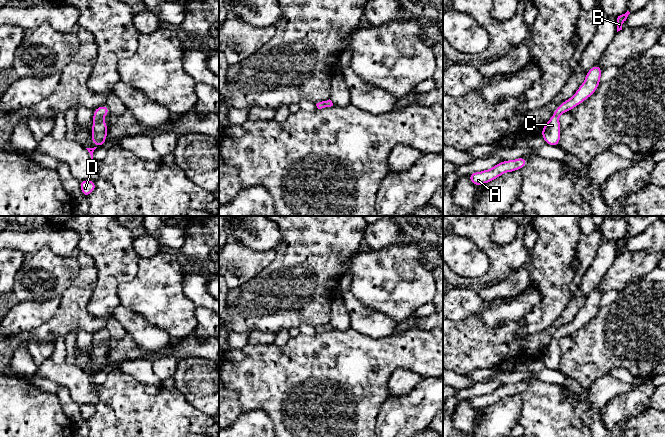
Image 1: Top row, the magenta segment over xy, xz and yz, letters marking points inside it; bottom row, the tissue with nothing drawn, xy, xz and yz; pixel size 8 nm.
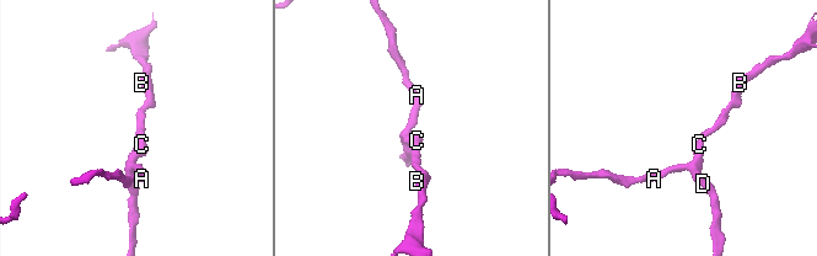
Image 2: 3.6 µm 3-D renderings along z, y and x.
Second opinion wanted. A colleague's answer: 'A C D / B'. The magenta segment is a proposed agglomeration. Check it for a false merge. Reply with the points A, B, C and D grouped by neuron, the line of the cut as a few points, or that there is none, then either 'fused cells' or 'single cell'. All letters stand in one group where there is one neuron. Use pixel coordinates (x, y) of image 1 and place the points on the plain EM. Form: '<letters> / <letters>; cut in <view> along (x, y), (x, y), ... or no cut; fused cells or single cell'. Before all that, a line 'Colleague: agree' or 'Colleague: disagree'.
Colleague: disagree
A B C D; no cut; single cell

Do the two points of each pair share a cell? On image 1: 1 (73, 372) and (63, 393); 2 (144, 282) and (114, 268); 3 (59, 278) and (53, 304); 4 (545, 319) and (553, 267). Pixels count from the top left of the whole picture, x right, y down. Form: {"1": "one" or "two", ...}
{"1": "two", "2": "two", "3": "two", "4": "one"}

